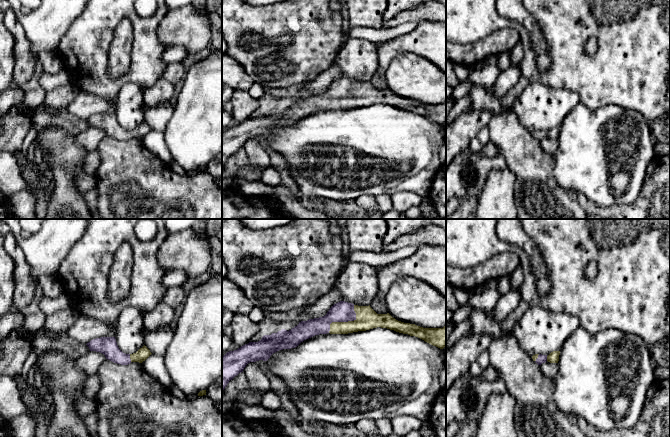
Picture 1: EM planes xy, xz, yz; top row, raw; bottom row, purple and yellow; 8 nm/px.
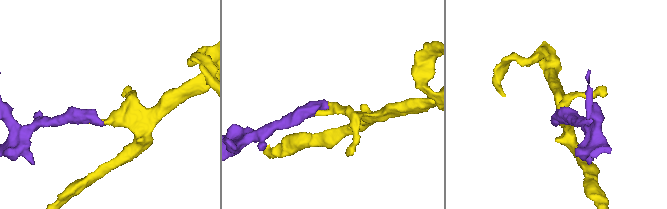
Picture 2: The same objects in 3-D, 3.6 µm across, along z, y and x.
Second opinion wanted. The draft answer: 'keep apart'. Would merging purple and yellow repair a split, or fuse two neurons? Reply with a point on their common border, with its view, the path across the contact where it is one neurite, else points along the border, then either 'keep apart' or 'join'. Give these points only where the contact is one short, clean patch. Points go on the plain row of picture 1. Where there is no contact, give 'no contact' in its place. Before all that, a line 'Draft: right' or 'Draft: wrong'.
Draft: wrong
meets purple in xz at (345, 97); runs through xz (342, 87), (345, 97), (355, 94), (366, 94); join

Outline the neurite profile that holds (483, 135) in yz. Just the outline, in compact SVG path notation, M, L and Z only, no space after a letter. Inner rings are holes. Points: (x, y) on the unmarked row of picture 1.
M488 127L482 128L482 129L478 132L476 138L480 141L480 143L481 143L482 145L485 146L485 145L489 142L489 140L490 140Z

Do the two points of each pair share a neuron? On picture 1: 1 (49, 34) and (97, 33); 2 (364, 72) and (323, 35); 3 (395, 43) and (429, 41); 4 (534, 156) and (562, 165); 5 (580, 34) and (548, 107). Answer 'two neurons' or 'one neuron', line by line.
1: two neurons
2: two neurons
3: one neuron
4: two neurons
5: two neurons

